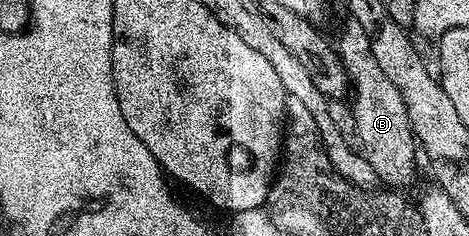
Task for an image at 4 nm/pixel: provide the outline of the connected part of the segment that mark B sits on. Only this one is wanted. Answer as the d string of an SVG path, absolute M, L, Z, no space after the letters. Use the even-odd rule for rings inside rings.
M348 22L344 33L340 36L340 41L335 41L334 47L340 53L340 61L344 63L344 69L354 92L356 88L356 97L352 100L352 116L356 119L356 136L360 139L361 145L359 144L359 147L362 149L362 154L370 162L370 166L374 166L377 181L383 182L385 180L388 183L385 185L388 186L410 183L412 175L416 172L418 141L408 121L408 111L402 102L402 94L398 94L394 82L390 82L390 78L386 78L386 73L378 67L378 62L374 59L374 50L370 50L370 38L366 38L362 26Z

